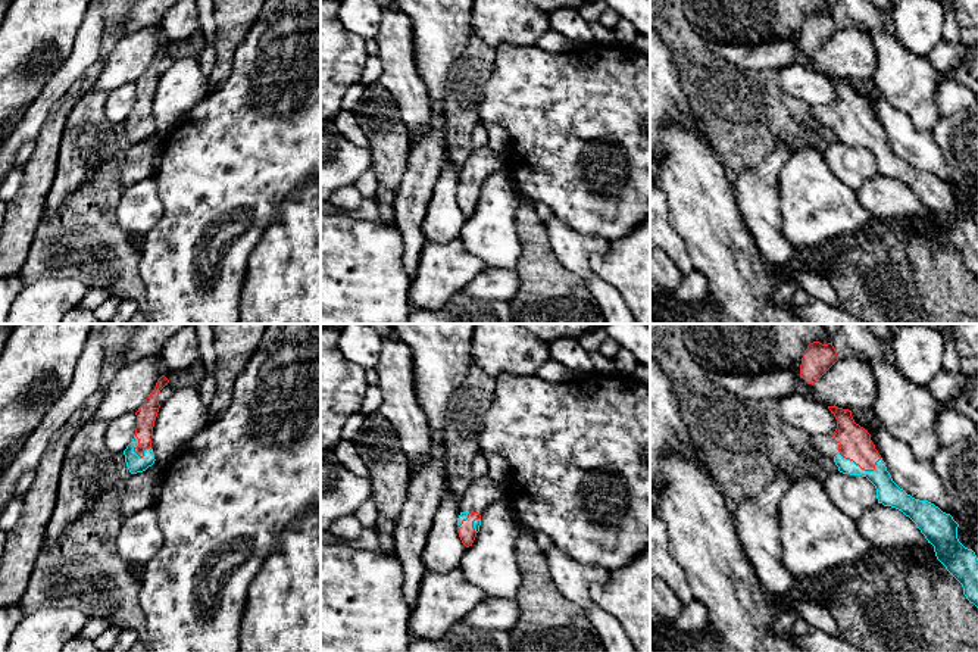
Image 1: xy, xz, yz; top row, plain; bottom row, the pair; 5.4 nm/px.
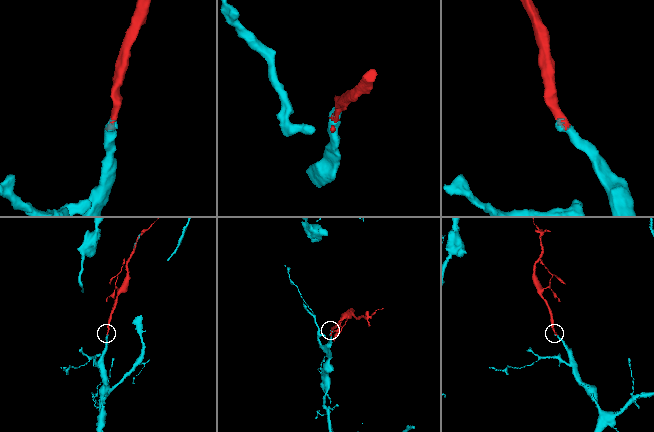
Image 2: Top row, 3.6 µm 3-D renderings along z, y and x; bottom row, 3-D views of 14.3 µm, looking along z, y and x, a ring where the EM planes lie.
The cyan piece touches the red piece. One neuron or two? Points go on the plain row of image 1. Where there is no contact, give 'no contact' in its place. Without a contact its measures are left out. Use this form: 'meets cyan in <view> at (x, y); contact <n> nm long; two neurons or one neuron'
meets cyan in yz at (859, 137); contact 240 nm long; one neuron

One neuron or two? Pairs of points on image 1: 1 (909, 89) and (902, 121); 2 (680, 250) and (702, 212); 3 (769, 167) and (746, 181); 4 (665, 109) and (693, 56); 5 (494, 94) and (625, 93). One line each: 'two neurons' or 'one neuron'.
1: two neurons
2: two neurons
3: one neuron
4: two neurons
5: one neuron

